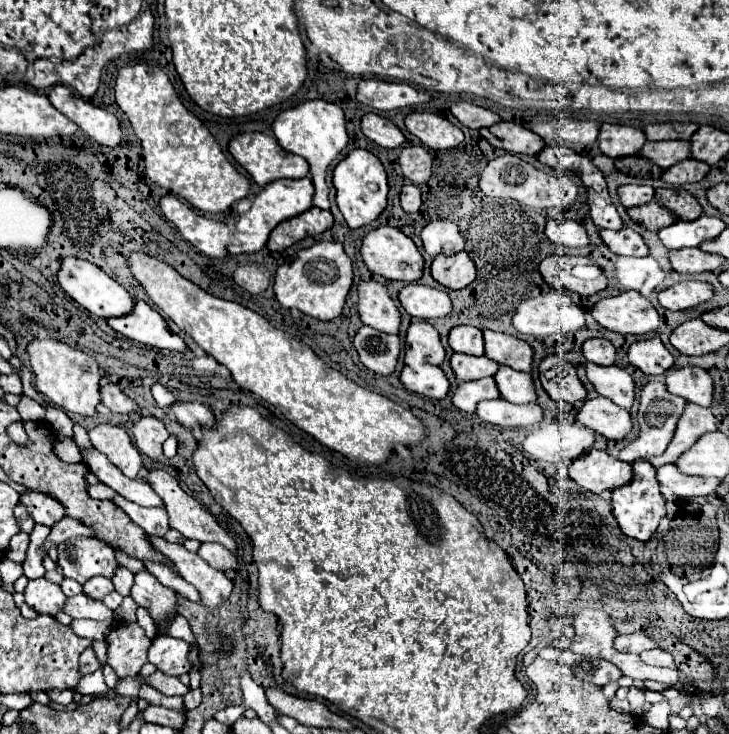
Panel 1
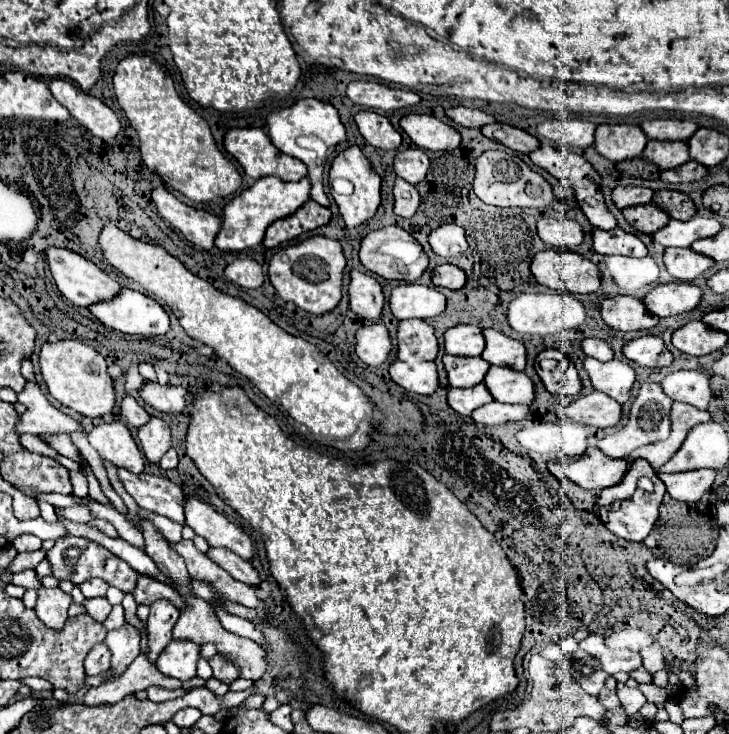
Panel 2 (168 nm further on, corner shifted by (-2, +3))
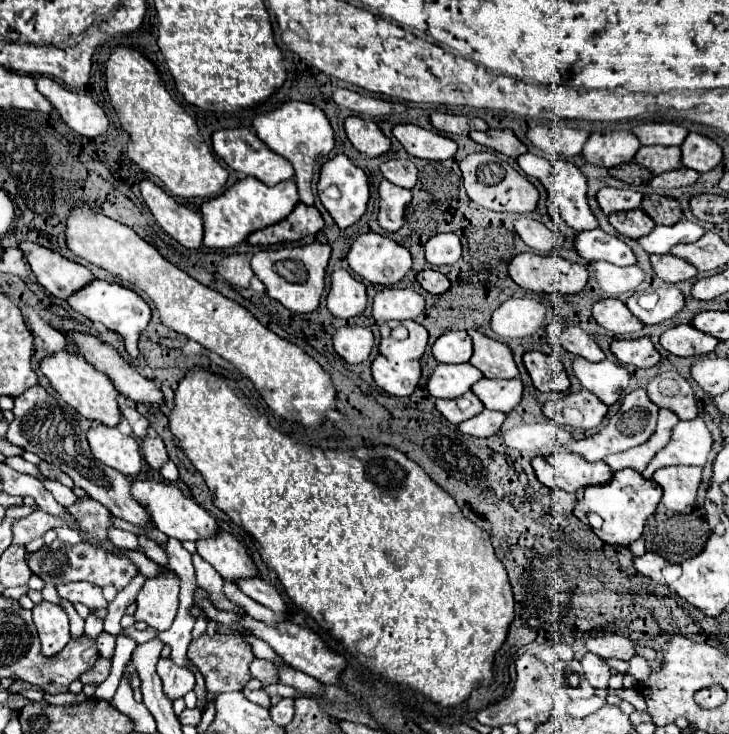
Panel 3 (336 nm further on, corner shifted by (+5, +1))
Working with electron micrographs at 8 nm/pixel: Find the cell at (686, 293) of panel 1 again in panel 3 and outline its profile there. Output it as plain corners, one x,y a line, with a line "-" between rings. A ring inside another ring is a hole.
663,286
651,292
635,292
627,300
631,314
635,314
643,324
659,324
681,312
683,306
685,298
675,286

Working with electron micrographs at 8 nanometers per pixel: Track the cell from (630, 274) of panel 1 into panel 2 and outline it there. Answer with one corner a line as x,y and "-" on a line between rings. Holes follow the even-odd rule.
606,256
606,266
614,282
624,290
638,290
658,282
660,268
652,256
628,258
628,256

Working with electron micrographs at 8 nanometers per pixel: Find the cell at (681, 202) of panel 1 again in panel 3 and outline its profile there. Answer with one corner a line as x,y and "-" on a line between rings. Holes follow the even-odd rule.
659,194
645,196
641,202
641,210
645,210
645,214
651,216
655,224
663,224
663,226
673,226
677,220
683,218
679,202

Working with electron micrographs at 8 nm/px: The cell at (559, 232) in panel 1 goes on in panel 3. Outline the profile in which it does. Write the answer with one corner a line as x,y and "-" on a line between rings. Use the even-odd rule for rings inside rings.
527,216
517,218
513,222
513,226
515,226
515,232
521,236
521,240
529,248
533,248
537,252
543,252
543,254
549,252
549,250
553,250
555,246
563,246
563,242
565,242
561,236
557,236
555,232
551,232
545,224
537,222
533,218
527,218

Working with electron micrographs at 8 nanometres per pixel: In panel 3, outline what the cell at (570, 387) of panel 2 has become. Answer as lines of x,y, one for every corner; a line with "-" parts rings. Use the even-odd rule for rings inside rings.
529,350
523,354
523,364
539,392
565,392
569,388
569,378
557,358
545,352

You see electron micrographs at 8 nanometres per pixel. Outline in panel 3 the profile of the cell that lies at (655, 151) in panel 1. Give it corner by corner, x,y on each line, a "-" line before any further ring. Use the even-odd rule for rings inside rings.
641,146
633,158
653,174
681,168
681,150
677,146

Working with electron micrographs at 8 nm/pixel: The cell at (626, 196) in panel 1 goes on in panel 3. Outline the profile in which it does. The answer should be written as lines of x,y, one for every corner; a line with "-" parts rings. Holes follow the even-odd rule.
601,188
597,192
597,202
605,214
625,212
641,206
643,196
633,190
619,190
619,188

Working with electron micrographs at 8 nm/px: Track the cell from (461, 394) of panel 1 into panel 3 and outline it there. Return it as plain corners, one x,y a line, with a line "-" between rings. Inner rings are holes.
465,392
461,398
453,400
437,400
435,406
449,424
459,424
483,410
481,400
477,400
473,392

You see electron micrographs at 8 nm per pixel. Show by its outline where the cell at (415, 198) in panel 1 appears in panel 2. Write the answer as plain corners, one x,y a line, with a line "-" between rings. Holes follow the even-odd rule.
396,178
396,184
394,184
394,212
402,218
410,218
414,216
414,212
418,210
418,204
420,204
420,196
418,196
418,190
414,184
402,180
402,178

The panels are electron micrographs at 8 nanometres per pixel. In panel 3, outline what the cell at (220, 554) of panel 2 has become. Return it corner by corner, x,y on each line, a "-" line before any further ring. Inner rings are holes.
257,576
253,580
243,580
243,582
239,582
239,588
243,594
247,594
255,602
271,608
275,614
279,614
279,616
287,614
287,604
283,602
281,594
273,586
269,586
263,578

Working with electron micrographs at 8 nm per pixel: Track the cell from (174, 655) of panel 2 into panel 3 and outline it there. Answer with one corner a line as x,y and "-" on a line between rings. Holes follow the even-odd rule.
161,658
157,664
157,674
161,676
165,696
173,702
177,698
183,698
187,692
195,688
195,676
187,668
181,668
171,662
171,658

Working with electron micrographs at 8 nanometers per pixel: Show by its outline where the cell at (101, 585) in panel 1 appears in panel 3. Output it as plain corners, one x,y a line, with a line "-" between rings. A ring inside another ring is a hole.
69,582
69,584
63,584
63,586
57,586
57,594
63,600
69,600
71,604
81,602
81,604
85,604
91,610
93,608
107,608
107,604
109,604
103,598
101,588
93,586
89,582

